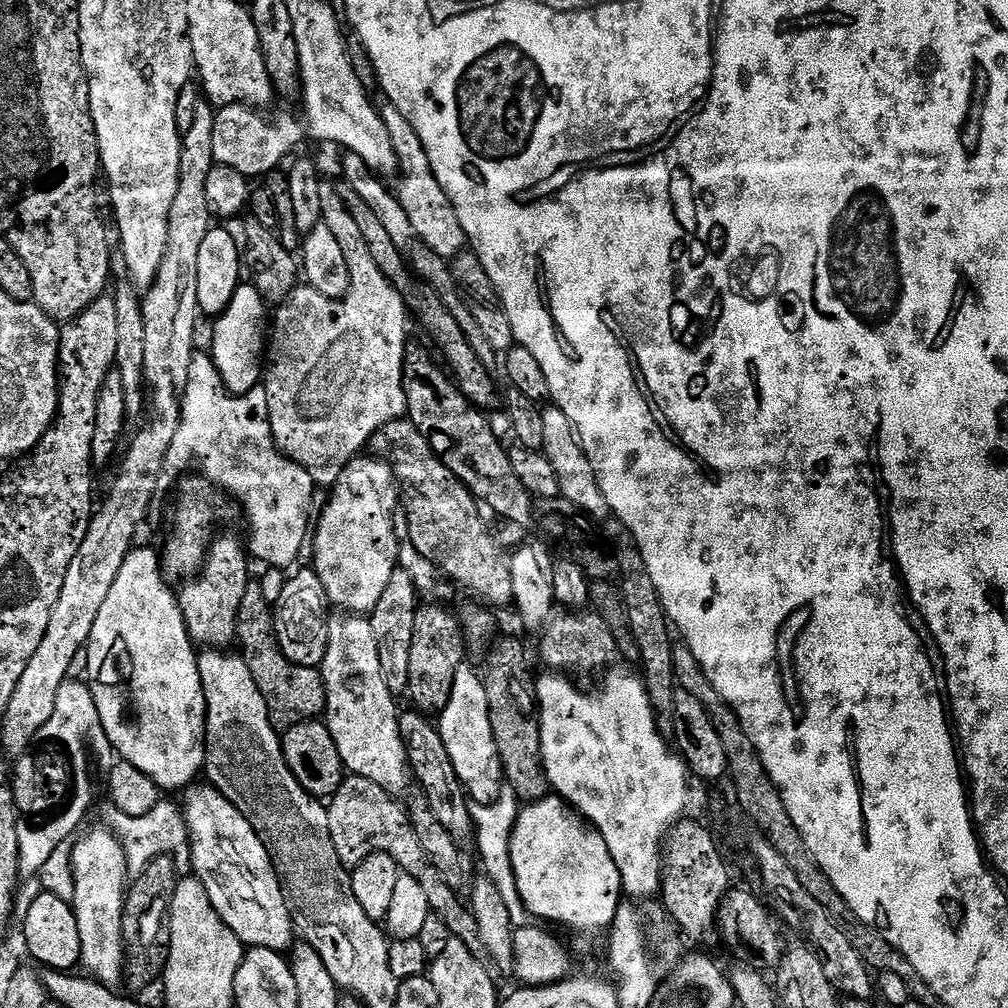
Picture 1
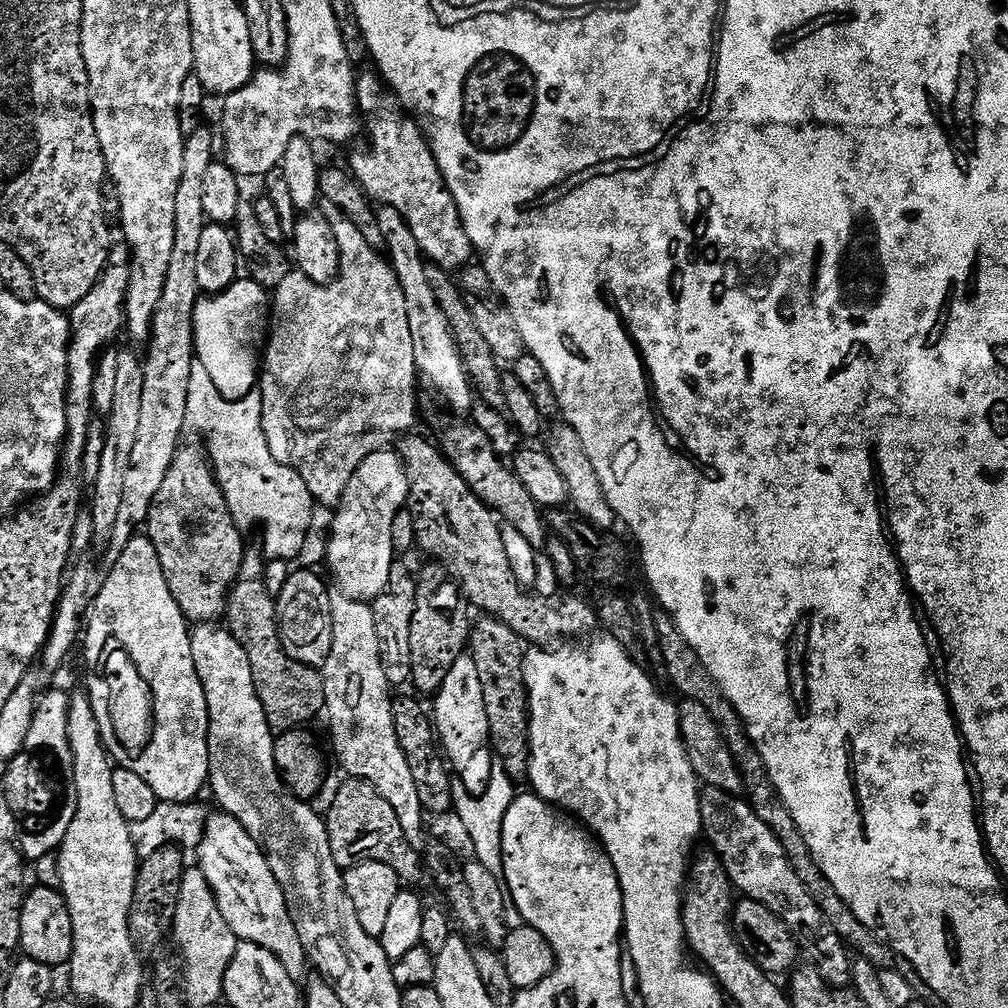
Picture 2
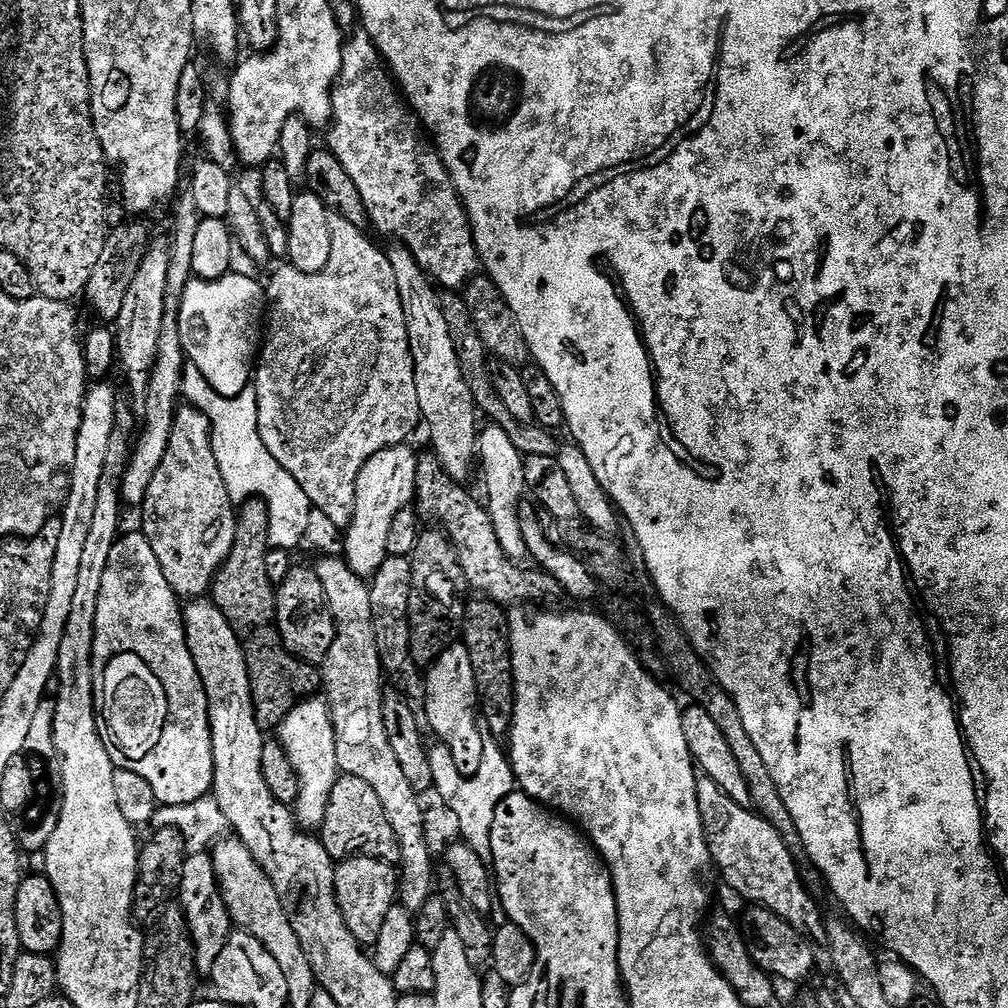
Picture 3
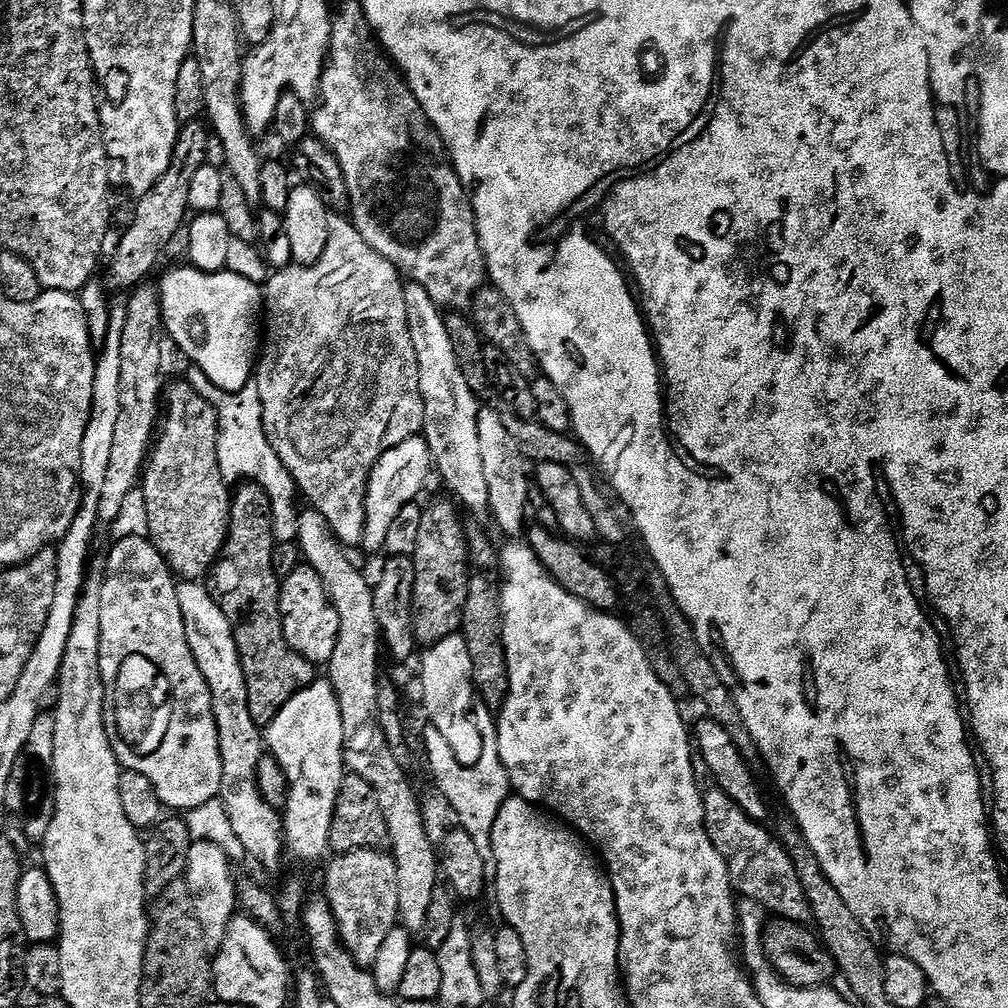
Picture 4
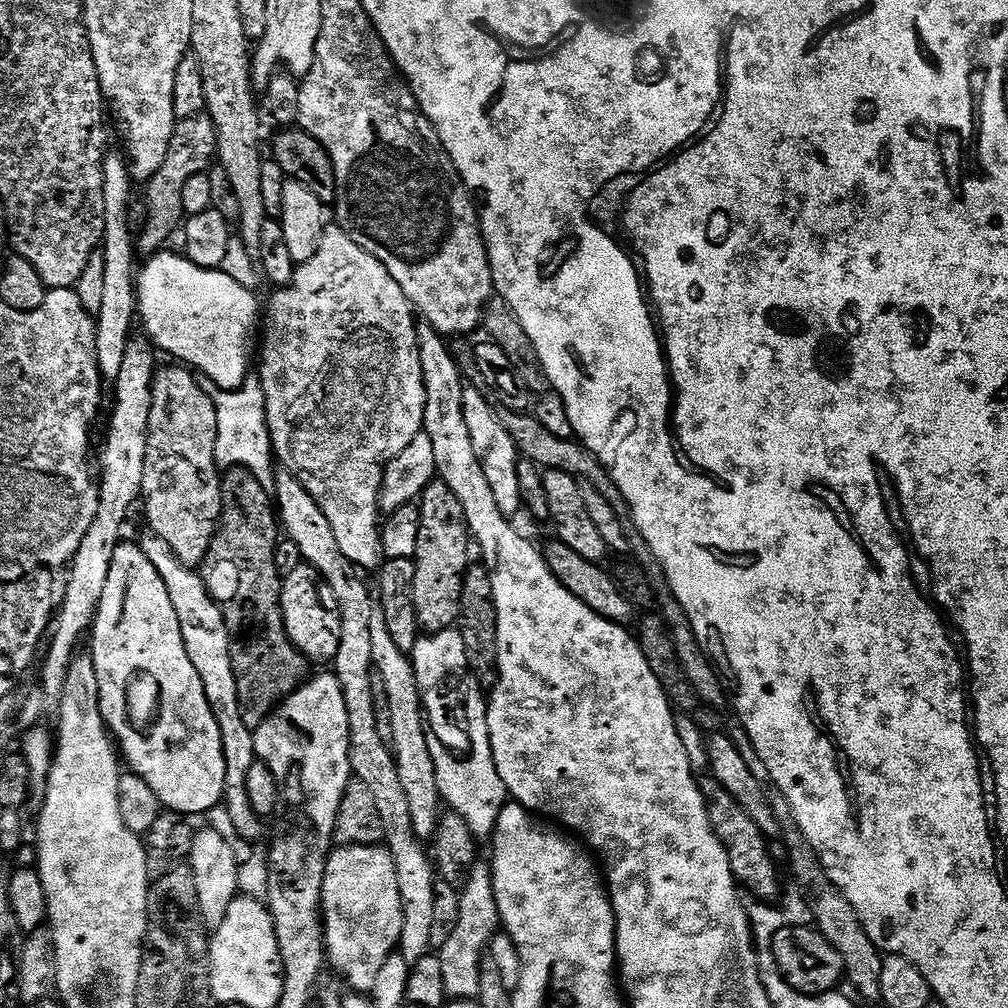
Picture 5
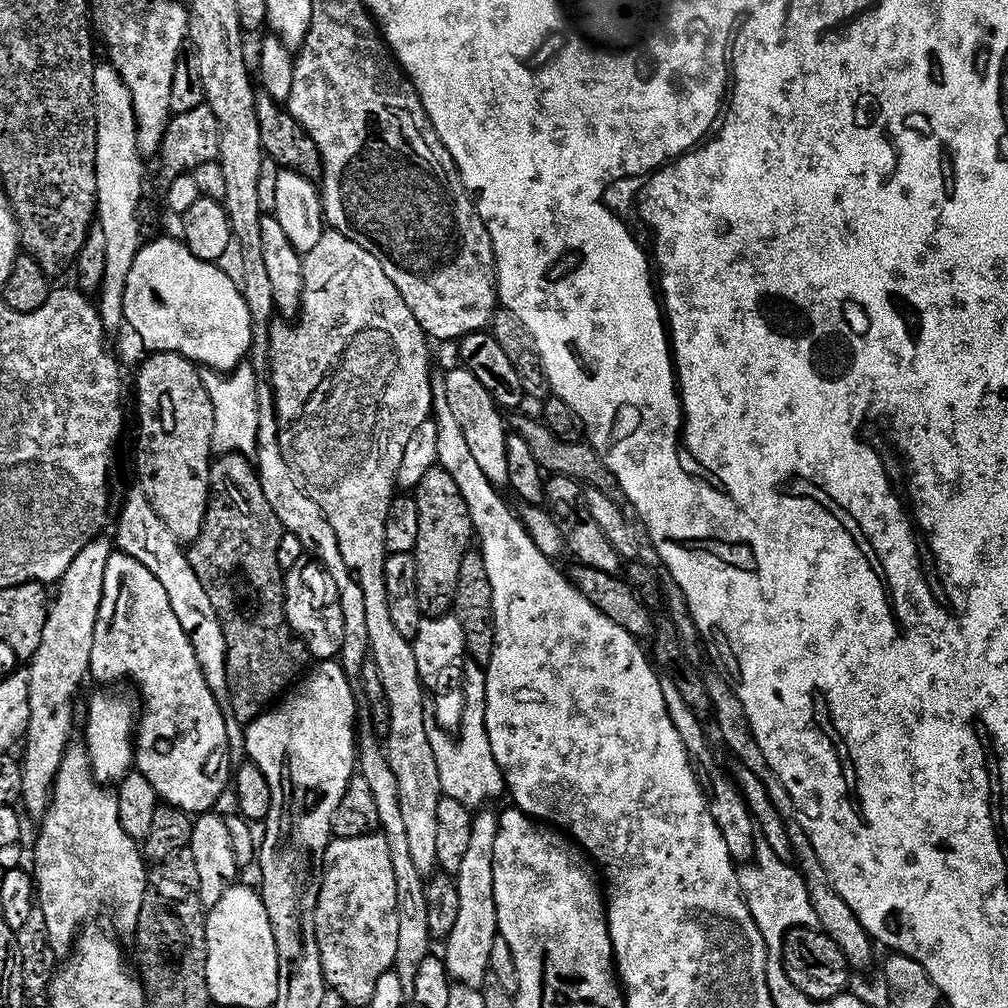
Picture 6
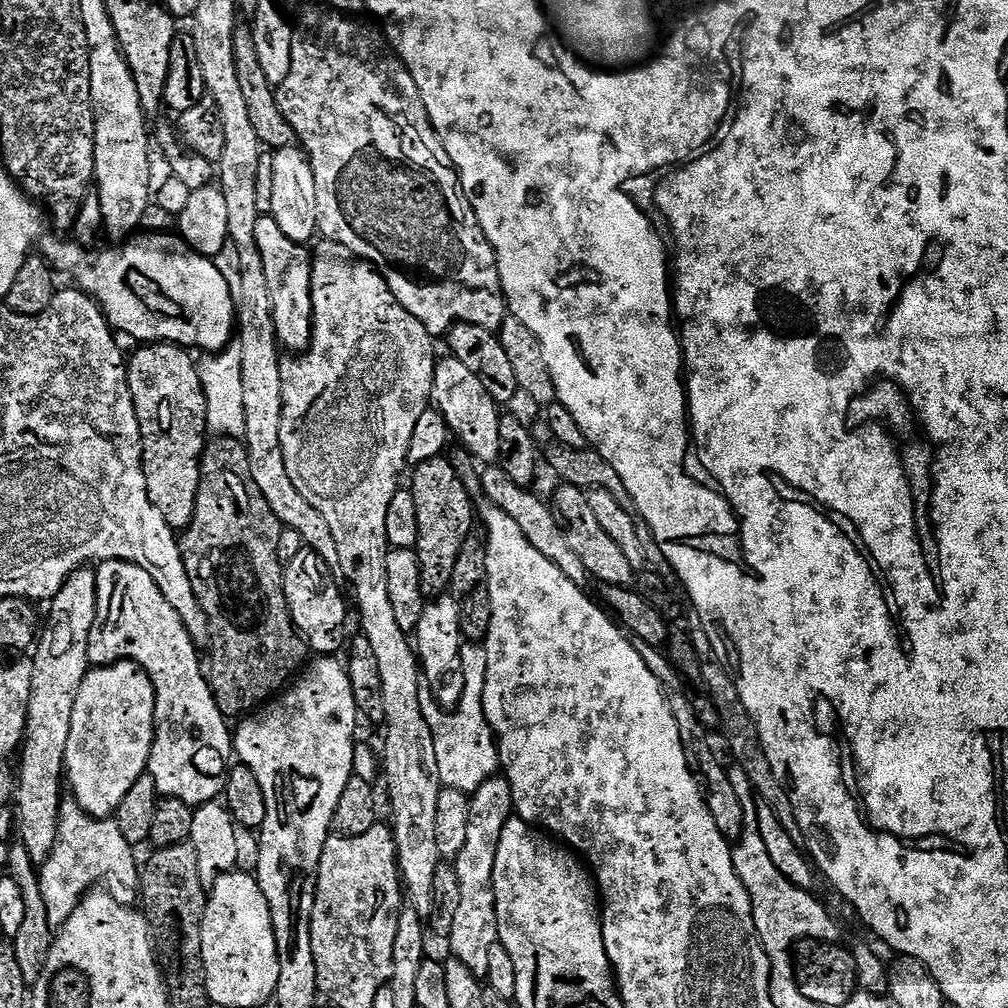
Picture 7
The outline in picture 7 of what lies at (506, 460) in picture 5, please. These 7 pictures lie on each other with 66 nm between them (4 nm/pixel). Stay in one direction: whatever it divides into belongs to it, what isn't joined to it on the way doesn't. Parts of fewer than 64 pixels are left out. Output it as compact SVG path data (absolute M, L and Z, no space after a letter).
M455 358L441 359L436 366L432 383L434 407L444 415L455 439L461 440L463 451L477 461L496 462L500 459L498 430L500 429L501 409L496 400L486 394L486 386L478 382L478 377L462 362Z

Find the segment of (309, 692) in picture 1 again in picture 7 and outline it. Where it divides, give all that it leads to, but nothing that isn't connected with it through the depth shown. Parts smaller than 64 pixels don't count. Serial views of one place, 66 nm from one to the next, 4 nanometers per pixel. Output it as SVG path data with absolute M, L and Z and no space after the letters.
M236 438L209 439L204 449L204 457L200 459L200 485L198 486L198 498L194 506L194 518L192 519L192 523L183 529L178 543L180 553L182 554L182 562L186 566L186 574L190 578L190 586L194 586L194 594L198 598L198 602L202 606L202 610L208 619L210 653L212 652L210 683L218 710L226 718L233 718L232 716L236 716L235 718L243 718L269 703L269 701L305 667L306 661L310 656L310 649L308 645L305 644L300 631L297 630L295 622L292 621L292 615L286 602L286 590L284 589L285 565L281 564L278 558L278 538L280 537L281 531L282 525L280 519L276 517L274 510L270 510L270 502L266 502L266 498L262 498L262 490L258 490L258 482L254 482L254 478L250 474L247 447Z

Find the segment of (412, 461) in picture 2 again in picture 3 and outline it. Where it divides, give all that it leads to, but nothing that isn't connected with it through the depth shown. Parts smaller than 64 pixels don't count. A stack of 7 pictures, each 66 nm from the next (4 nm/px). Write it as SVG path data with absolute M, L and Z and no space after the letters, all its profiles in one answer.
M435 454L421 455L416 461L416 498L414 507L425 521L433 520L448 539L452 541L460 553L460 565L469 589L485 600L505 606L524 606L527 600L540 600L543 596L561 595L560 583L545 572L531 570L523 572L502 550L502 542L498 542L498 534L494 534L494 525L490 522L490 514L483 503L480 504L464 489L459 480L450 478L444 472L440 460Z

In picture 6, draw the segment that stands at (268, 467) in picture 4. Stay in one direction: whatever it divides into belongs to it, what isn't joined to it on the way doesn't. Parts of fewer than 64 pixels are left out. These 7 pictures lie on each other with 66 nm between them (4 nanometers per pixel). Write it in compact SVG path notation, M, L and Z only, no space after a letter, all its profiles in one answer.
M245 362L231 374L201 371L200 377L214 402L214 438L212 451L216 456L229 456L232 452L249 458L257 455L260 447L260 403L256 397L257 369Z

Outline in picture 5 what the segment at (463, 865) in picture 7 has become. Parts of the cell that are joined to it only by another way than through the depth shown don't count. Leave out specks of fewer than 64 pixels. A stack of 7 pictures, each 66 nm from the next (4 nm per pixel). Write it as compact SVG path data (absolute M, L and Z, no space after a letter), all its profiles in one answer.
M488 862L473 864L462 885L458 926L450 934L446 946L438 950L442 962L442 978L446 981L446 990L452 1000L474 1000L478 997L478 974L480 962L485 957L486 949L491 945L493 936L501 927L498 914L498 902L494 894L492 865Z

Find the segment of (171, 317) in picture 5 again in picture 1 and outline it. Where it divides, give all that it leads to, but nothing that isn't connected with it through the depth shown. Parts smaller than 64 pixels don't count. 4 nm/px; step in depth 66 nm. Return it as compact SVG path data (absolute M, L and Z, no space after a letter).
M241 283L226 311L215 317L210 355L220 380L233 394L243 394L257 387L262 380L262 357L266 352L266 301L251 283Z

